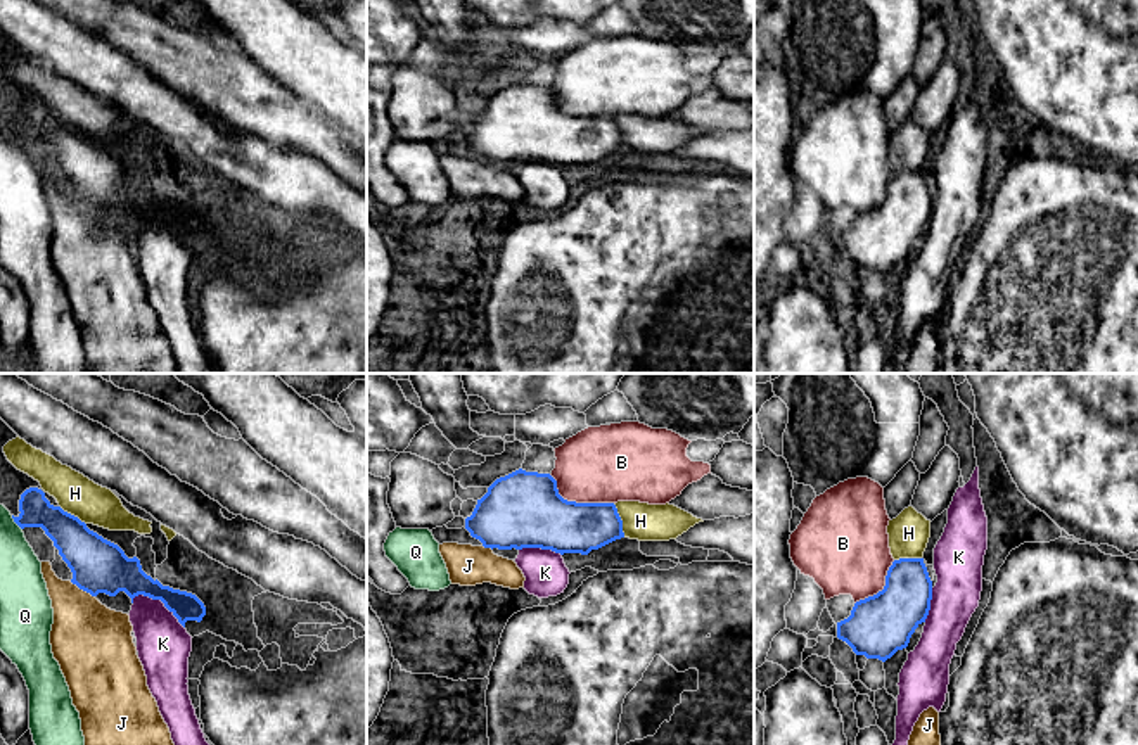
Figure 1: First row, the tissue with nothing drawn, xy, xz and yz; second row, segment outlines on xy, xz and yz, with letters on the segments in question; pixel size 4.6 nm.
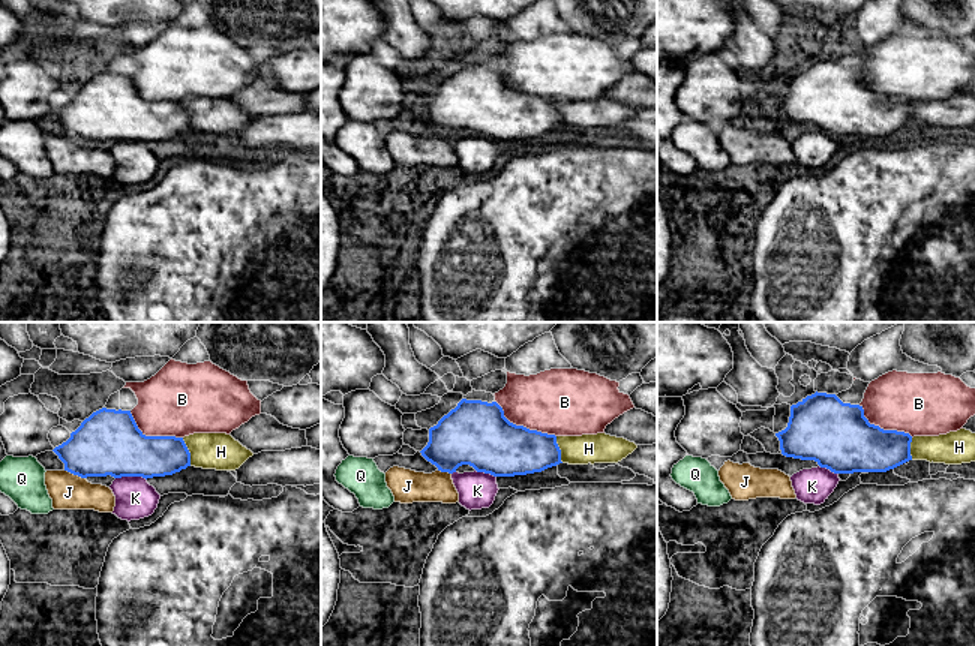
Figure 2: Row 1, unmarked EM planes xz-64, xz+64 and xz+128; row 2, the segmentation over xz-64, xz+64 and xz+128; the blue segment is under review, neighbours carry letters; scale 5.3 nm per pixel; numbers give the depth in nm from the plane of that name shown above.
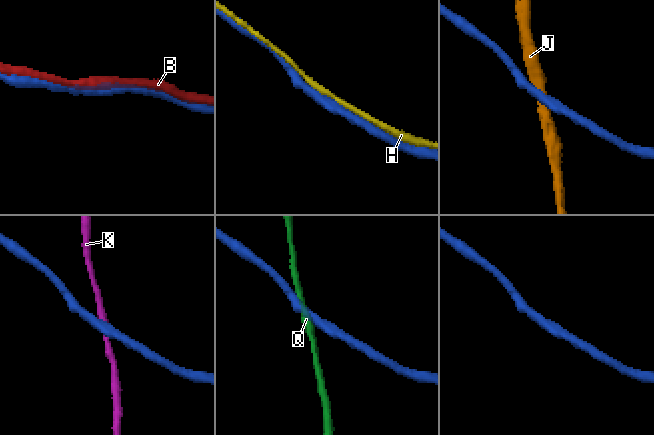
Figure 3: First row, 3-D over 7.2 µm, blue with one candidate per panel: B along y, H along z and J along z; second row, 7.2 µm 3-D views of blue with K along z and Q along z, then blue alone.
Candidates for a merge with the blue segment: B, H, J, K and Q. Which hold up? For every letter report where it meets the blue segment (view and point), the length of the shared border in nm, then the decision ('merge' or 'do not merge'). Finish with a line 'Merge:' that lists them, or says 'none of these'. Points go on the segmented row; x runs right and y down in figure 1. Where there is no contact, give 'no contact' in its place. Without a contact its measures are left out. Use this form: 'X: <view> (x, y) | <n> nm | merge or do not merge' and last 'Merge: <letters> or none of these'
B: xz (575, 502) | 340 nm | merge
H: xz (621, 521) | 170 nm | do not merge
J: xy (82, 588) | 140 nm | do not merge
K: xy (159, 598) | 280 nm | do not merge
Q: xy (14, 521) | 90 nm | do not merge
Merge: B

